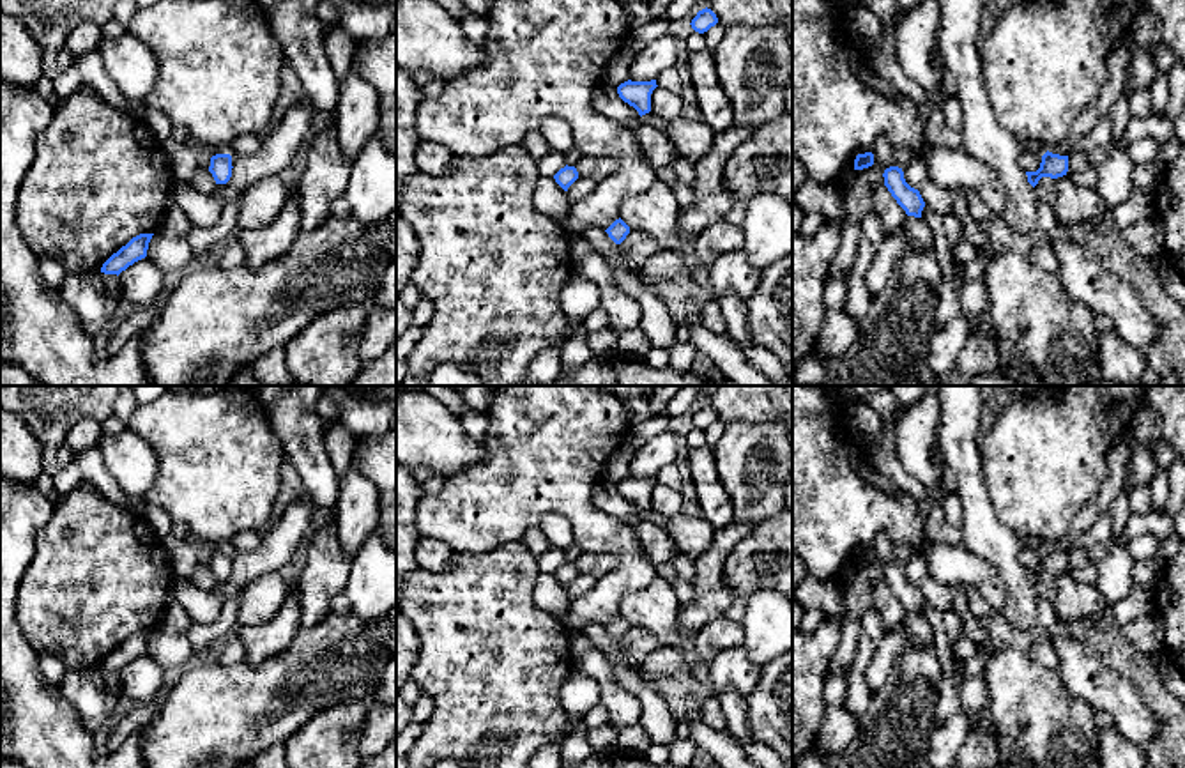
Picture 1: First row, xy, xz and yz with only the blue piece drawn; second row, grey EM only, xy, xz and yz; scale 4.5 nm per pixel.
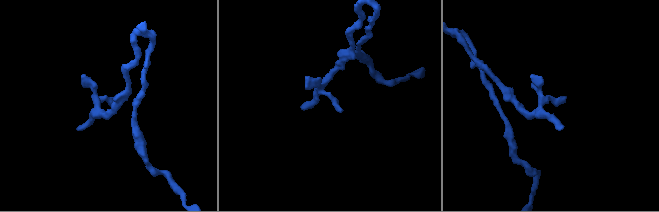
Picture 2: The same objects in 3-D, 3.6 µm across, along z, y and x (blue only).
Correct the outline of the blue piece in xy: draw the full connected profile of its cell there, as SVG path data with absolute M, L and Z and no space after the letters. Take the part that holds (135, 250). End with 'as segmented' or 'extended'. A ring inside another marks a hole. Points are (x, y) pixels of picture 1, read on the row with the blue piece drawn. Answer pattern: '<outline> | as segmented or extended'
M140 234L133 237L126 246L122 246L103 264L101 273L118 276L134 262L145 258L152 235L154 234Z | as segmented

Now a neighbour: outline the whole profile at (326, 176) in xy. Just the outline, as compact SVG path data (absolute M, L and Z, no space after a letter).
M336 122L315 134L310 143L306 170L294 189L302 216L302 232L327 225L331 205L345 195L352 161L340 149Z

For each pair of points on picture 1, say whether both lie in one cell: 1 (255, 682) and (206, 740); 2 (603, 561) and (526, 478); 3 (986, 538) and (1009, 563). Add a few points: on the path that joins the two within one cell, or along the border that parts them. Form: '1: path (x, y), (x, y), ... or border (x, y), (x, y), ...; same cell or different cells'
1: path (246, 696), (216, 726); same cell
2: border (582, 551), (614, 556), (618, 565); different cells
3: path (991, 544), (1005, 558); same cell

